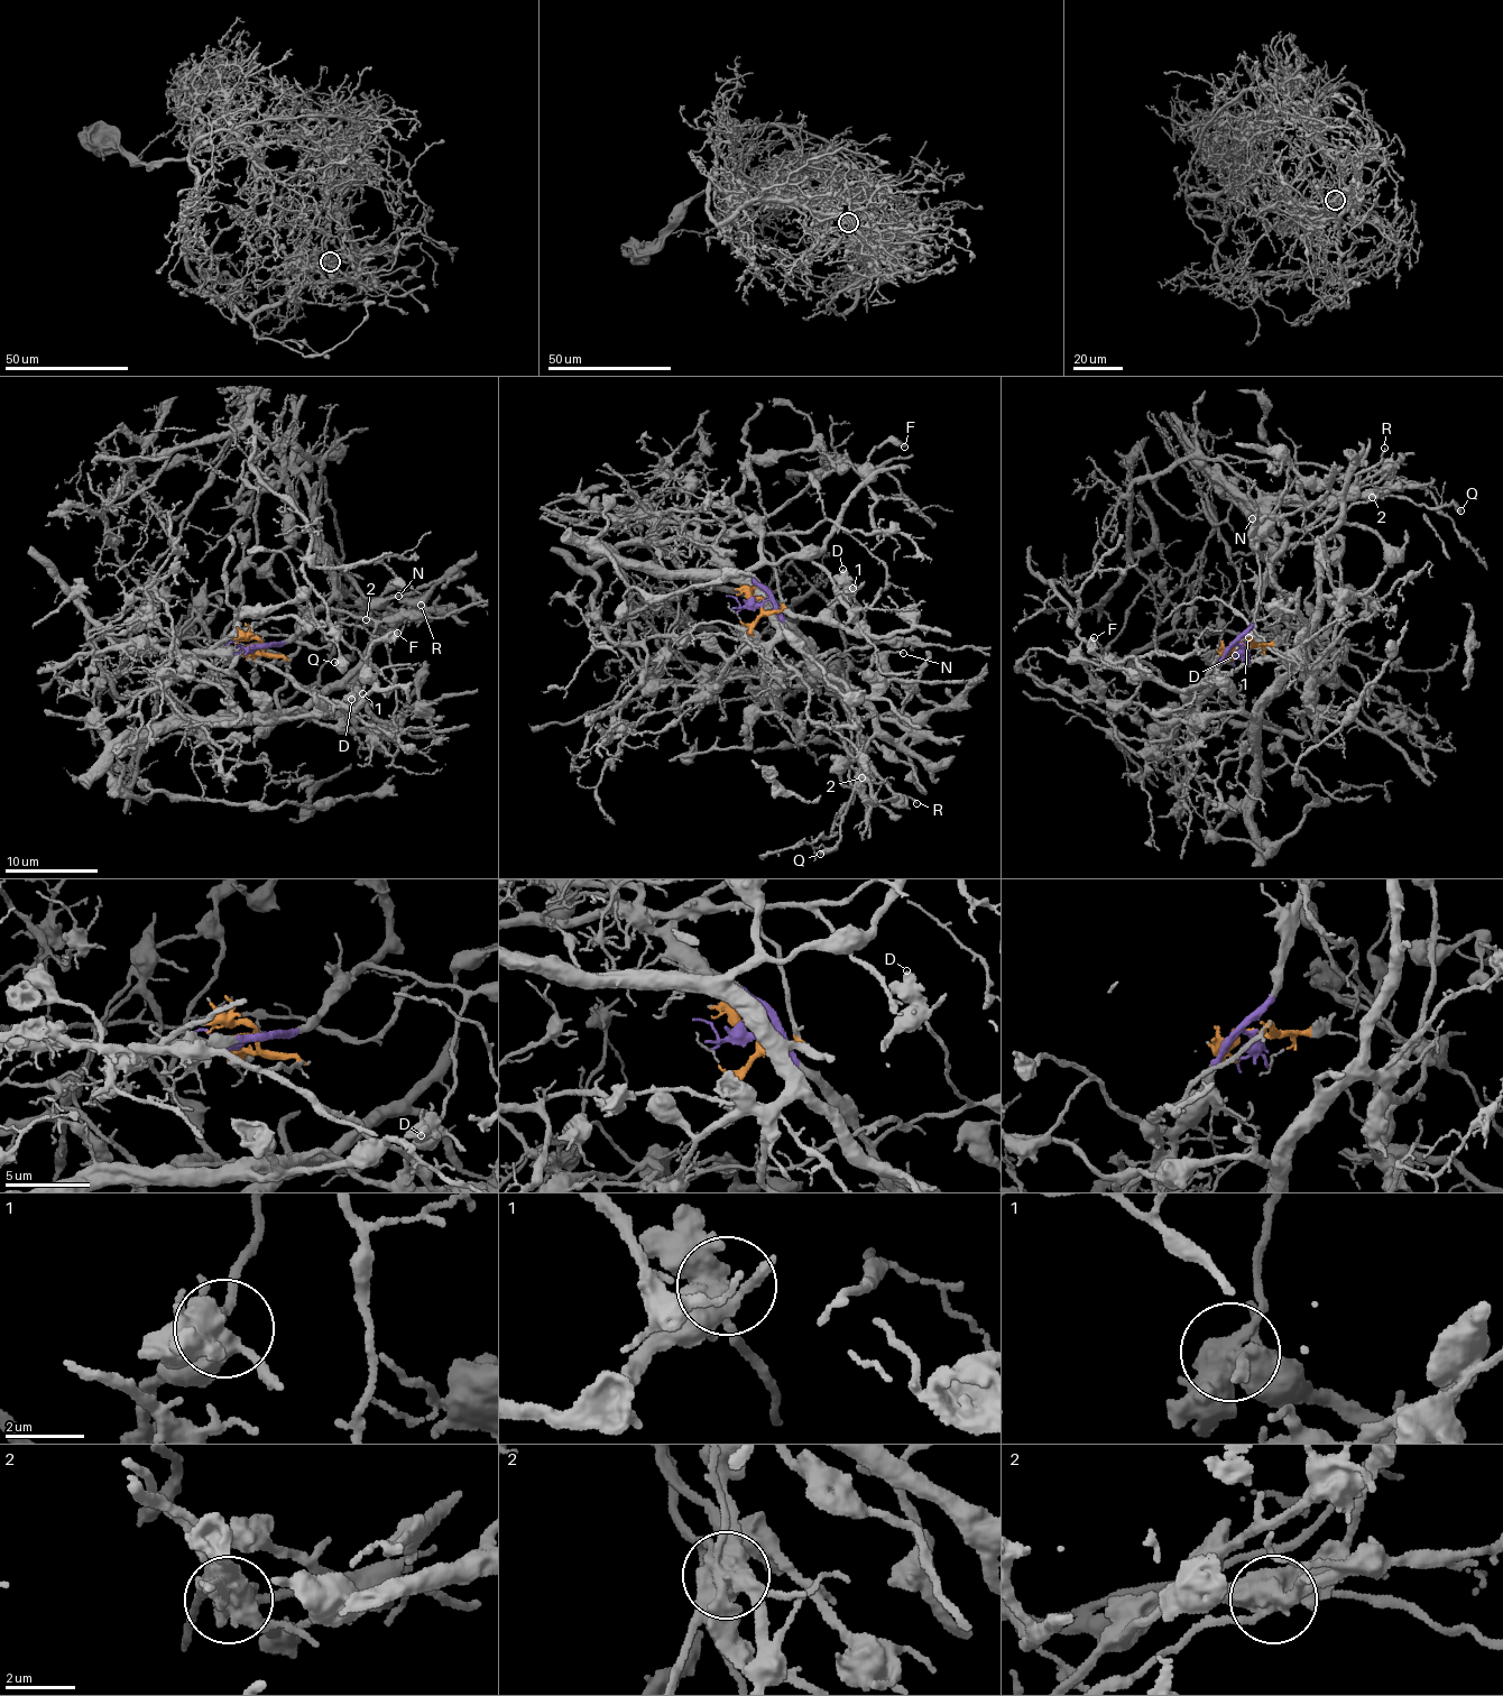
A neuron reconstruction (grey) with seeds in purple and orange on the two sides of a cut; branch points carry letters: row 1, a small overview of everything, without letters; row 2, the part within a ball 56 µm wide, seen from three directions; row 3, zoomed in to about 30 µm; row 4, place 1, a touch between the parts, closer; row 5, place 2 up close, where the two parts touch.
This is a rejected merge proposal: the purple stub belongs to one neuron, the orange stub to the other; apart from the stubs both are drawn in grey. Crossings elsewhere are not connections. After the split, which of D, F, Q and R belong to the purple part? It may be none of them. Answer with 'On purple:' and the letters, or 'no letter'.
On purple: D, Q, R

